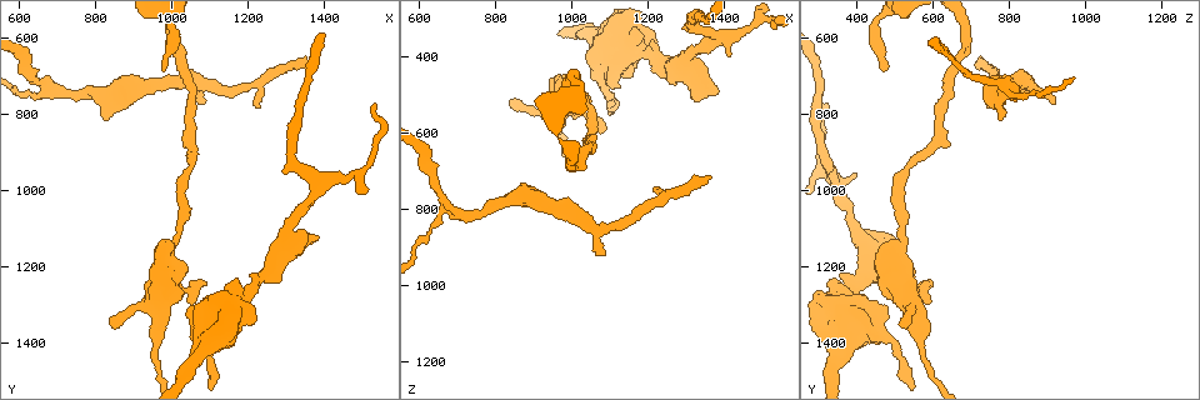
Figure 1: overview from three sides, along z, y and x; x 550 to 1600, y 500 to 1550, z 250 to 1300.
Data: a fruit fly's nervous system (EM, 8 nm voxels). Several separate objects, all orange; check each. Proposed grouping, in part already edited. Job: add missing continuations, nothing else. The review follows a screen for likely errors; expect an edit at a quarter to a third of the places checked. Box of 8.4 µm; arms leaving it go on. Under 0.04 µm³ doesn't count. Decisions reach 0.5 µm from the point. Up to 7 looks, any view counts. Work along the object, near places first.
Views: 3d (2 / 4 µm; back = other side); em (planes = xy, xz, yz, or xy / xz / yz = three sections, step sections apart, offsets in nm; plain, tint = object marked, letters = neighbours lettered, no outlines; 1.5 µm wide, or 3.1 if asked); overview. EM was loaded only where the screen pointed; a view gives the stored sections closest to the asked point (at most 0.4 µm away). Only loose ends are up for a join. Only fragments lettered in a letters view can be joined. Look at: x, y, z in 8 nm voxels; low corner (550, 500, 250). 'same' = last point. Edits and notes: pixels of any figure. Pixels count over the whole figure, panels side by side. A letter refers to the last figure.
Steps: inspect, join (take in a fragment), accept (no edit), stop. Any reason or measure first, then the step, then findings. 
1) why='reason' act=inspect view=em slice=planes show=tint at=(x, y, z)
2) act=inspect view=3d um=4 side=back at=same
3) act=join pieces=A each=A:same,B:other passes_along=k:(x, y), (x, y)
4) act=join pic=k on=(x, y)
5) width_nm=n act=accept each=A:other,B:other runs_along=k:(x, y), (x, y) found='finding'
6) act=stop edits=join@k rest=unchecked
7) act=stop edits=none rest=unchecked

why='free end' act=inspect view=3d um=4 at=(850, 1360, 510)

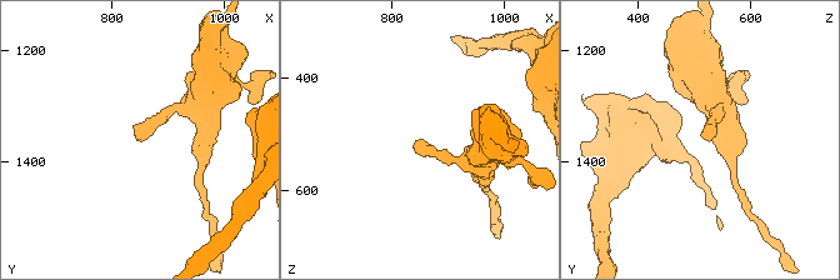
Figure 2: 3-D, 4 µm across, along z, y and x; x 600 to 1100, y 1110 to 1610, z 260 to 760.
act=inspect view=em slice=planes show=tint at=(845, 1355, 515)

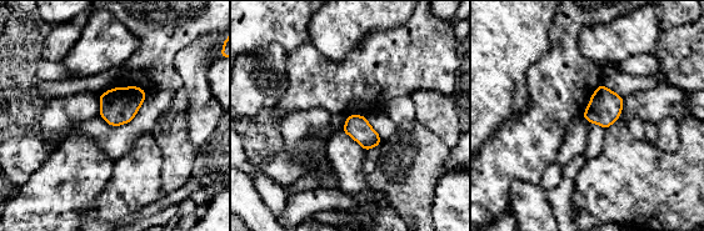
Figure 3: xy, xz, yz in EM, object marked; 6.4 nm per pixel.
act=inspect view=em slice=planes show=letters at=same

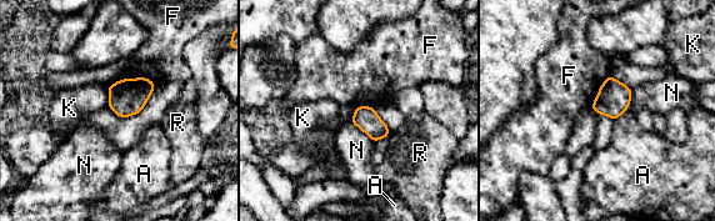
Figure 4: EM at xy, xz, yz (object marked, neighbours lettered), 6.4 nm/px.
act=accept each=A:other,F:other,K:other,N:other,R:other border=4:(121, 79), (148, 78), (155, 85) found='none of them fits'

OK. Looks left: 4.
why='branch stops here' act=inspect view=em slice=xy step=4 show=tint at=(1085, 770, 920)

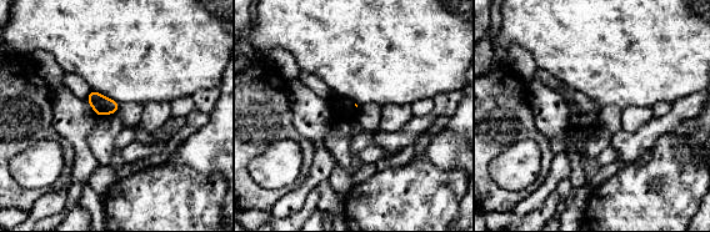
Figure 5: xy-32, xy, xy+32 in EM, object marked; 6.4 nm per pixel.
act=inspect view=em slice=planes show=letters at=same

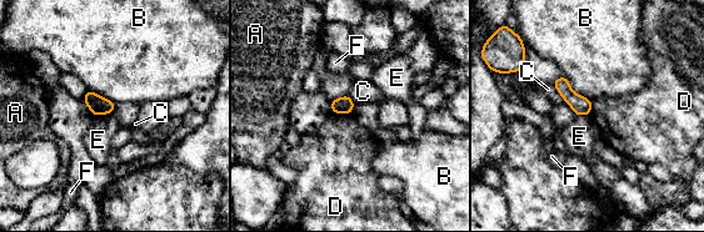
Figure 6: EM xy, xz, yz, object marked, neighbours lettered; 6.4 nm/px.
act=accept each=A:other,B:other,C:other,D:other,E:other,F:other border=6:(331, 111), (350, 114) found='no lettered fragment goes on from it'

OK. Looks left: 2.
why='thin end' act=inspect view=3d um=2 at=(1220, 780, 740)

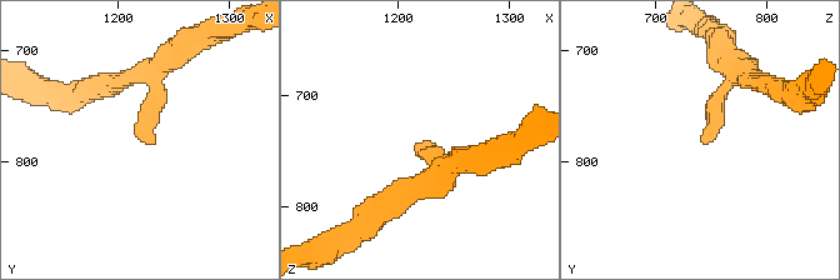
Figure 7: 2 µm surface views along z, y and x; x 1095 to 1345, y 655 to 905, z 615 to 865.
act=inspect view=em slice=planes show=letters at=(1224, 778, 740)

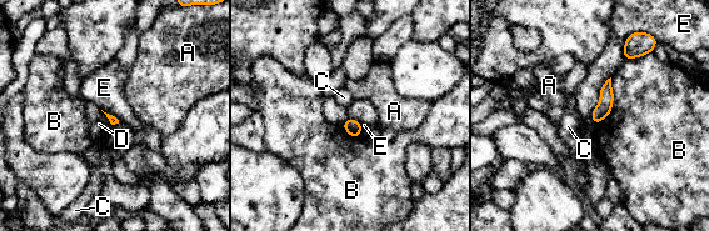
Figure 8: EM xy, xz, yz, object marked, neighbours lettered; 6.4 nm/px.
longest_contact=B:320nm act=accept each=A:other,B:other,C:other,D:other,E:other found='none of them fits'

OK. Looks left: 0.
act=stop edits=none rest=unchecked

